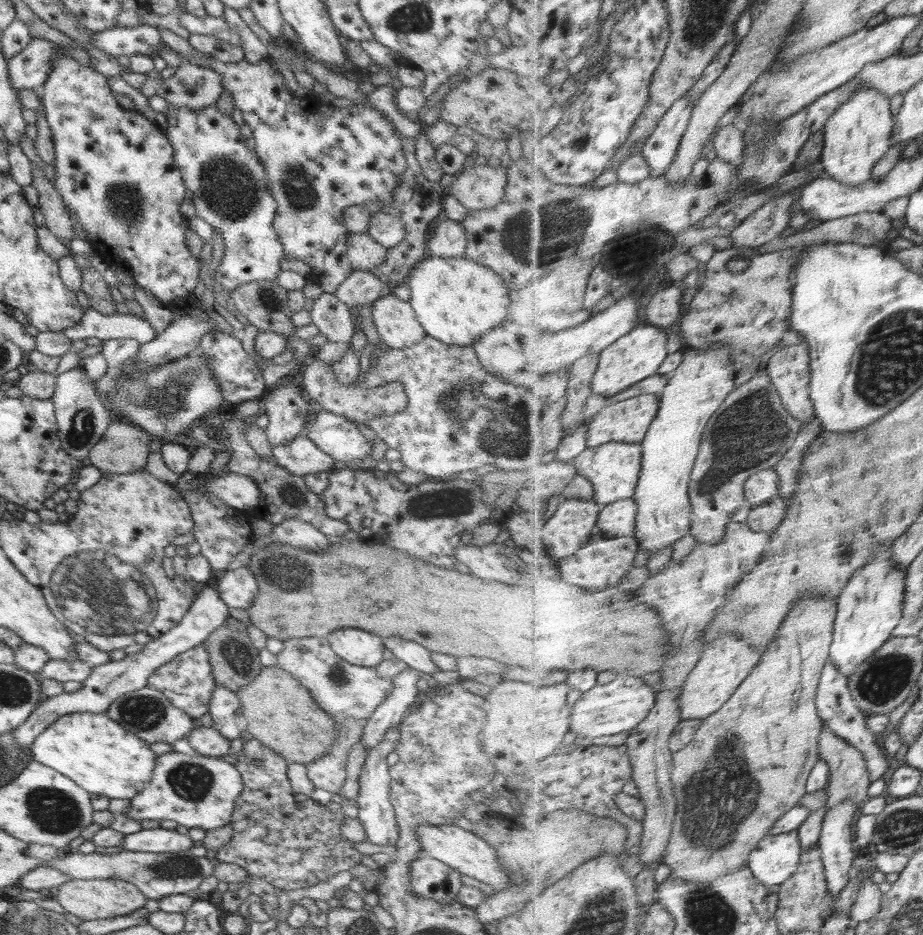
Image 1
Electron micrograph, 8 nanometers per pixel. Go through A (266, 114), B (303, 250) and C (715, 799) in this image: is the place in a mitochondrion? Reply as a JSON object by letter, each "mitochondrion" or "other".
{"A":"other","B":"other","C":"mitochondrion"}

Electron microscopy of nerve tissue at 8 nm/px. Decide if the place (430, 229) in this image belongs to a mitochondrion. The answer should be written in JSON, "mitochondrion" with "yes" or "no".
{"mitochondrion":"no"}

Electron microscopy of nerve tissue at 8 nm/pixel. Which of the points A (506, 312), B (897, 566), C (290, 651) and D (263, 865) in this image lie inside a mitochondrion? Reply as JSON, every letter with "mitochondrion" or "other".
{"A":"other","B":"other","C":"other","D":"other"}

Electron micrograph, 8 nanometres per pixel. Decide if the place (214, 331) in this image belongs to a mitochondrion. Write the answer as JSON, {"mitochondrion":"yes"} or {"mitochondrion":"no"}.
{"mitochondrion":"no"}

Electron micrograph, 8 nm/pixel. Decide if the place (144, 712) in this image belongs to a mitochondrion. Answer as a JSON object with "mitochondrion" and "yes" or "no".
{"mitochondrion":"yes"}

